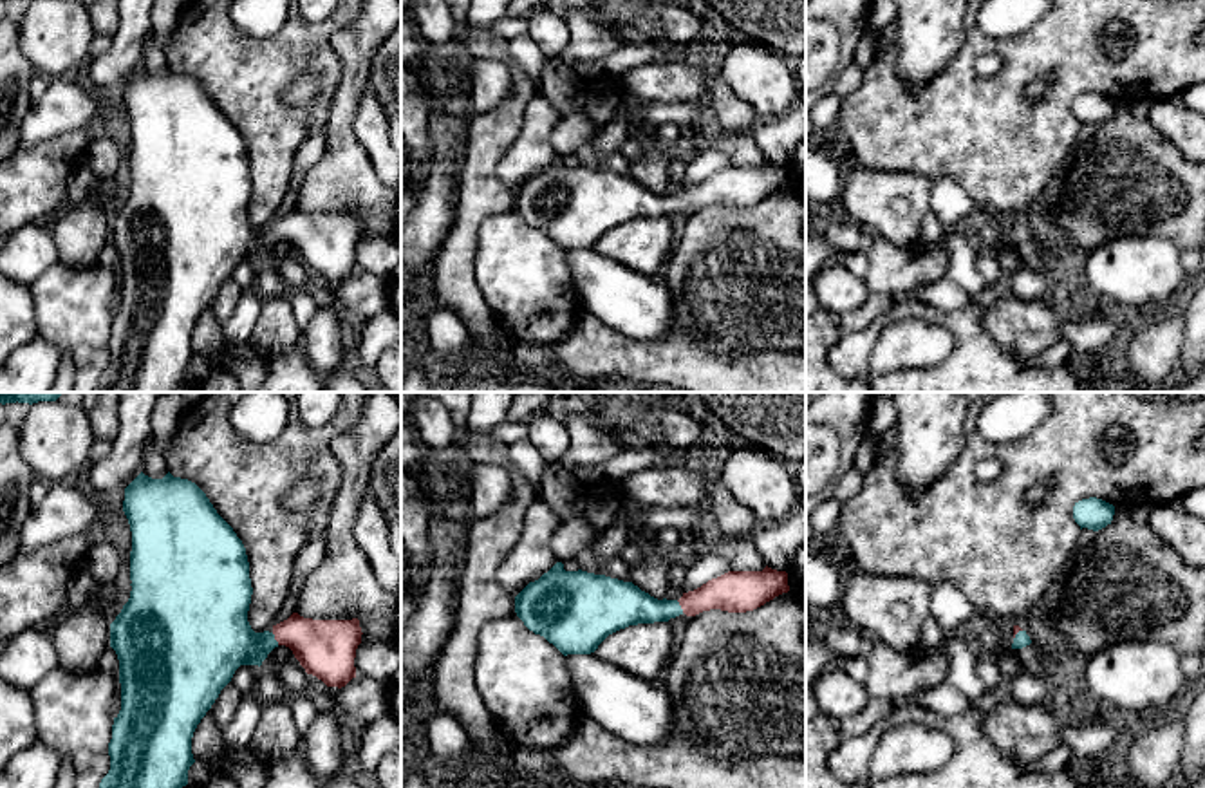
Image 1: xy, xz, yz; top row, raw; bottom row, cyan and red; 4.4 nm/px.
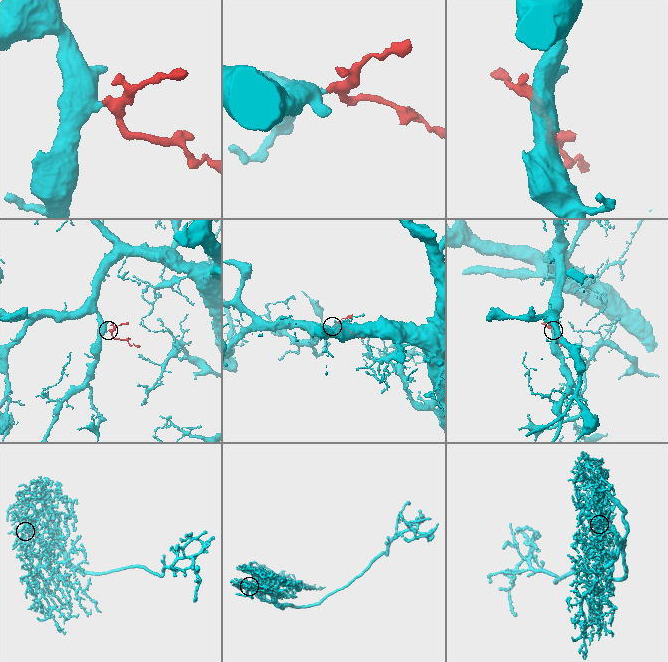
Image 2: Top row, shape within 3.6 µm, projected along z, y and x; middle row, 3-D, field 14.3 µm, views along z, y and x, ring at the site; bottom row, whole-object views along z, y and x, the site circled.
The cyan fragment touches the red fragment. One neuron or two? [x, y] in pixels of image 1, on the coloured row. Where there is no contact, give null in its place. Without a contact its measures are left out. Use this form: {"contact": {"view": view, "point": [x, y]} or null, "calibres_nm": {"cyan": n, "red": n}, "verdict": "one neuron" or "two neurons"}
{"contact": {"view": "xy", "point": [273, 638]}, "calibres_nm": {"cyan": 320, "red": 260}, "verdict": "one neuron"}

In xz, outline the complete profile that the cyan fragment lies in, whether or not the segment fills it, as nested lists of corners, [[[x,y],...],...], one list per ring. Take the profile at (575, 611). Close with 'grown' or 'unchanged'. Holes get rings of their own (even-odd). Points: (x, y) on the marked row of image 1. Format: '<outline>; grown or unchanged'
[[[556,562],[515,596],[515,613],[564,656],[591,654],[609,634],[629,625],[710,609],[746,613],[788,591],[788,573],[766,566],[762,571],[728,571],[679,600],[658,600],[632,582],[582,569],[565,571]]]; grown

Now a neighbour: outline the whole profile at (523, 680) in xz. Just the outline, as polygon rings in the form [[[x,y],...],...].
[[[517,613],[490,620],[479,629],[473,680],[497,732],[518,748],[549,750],[564,743],[585,718],[565,656],[529,631]]]

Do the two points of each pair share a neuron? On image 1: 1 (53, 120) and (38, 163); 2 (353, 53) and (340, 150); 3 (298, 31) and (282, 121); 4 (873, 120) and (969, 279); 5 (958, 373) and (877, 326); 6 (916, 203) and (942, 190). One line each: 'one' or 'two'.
1: two
2: one
3: one
4: two
5: one
6: two

